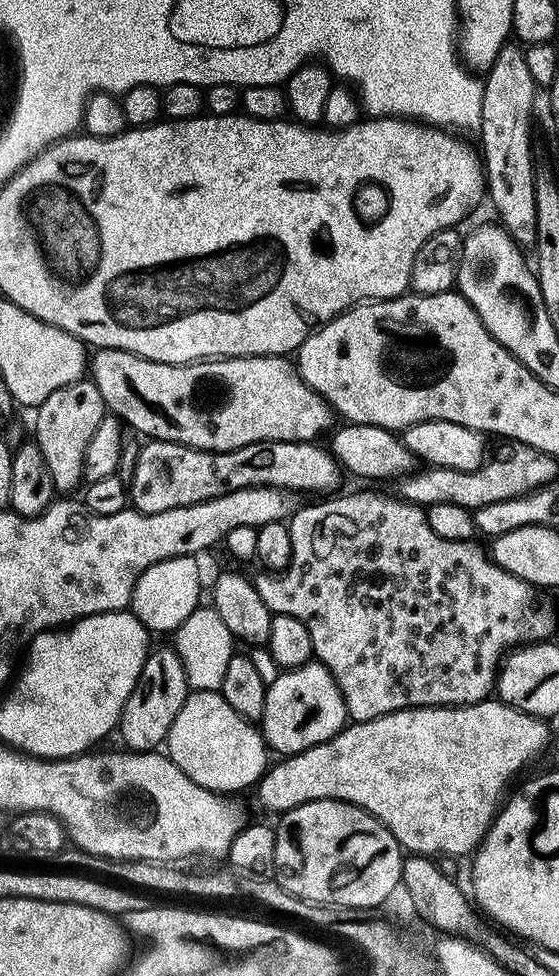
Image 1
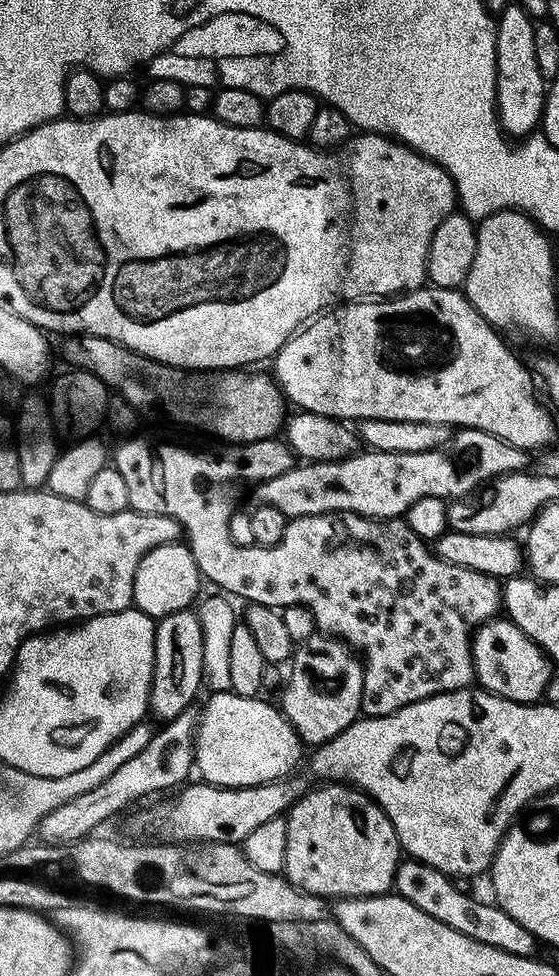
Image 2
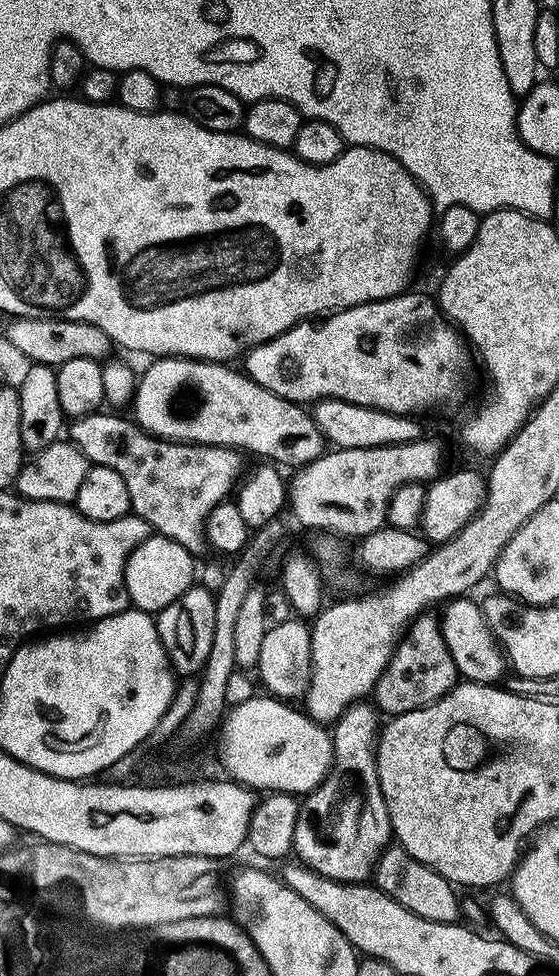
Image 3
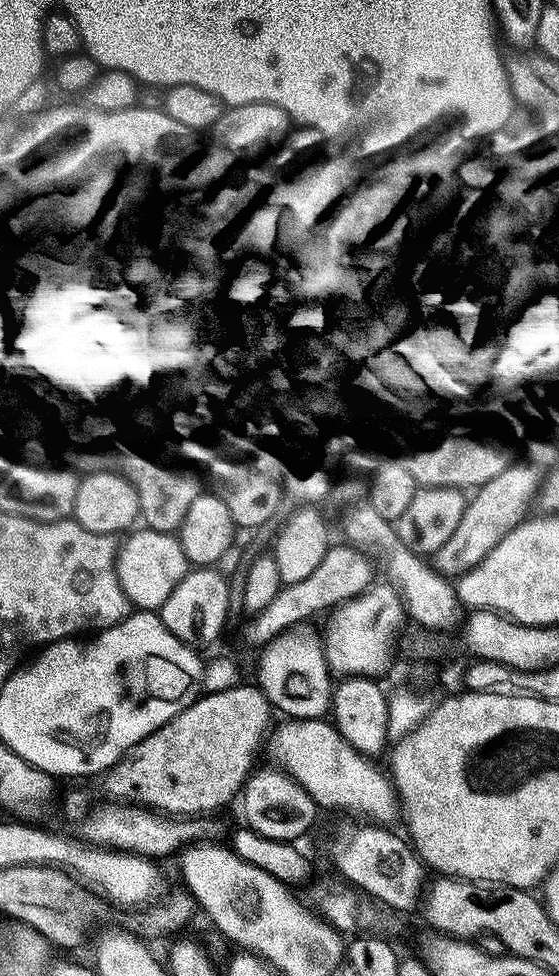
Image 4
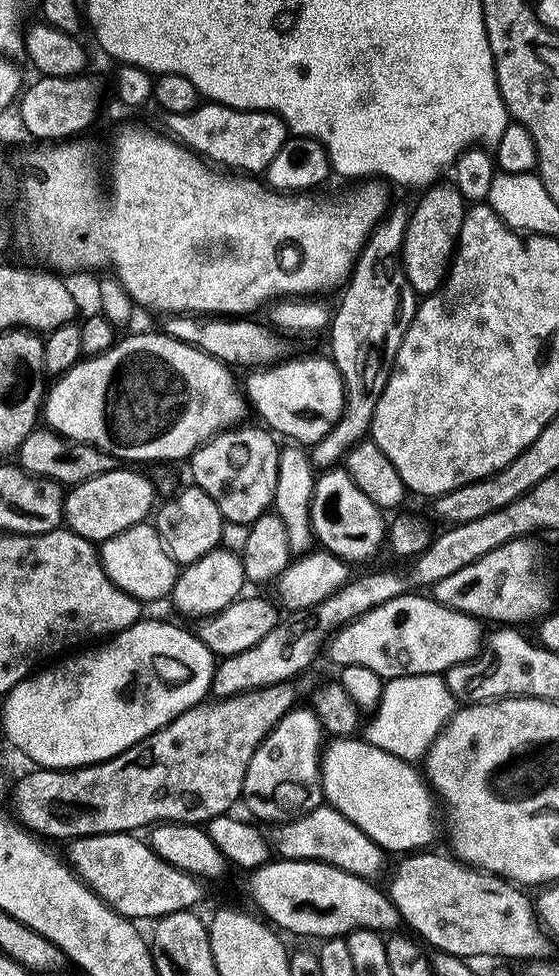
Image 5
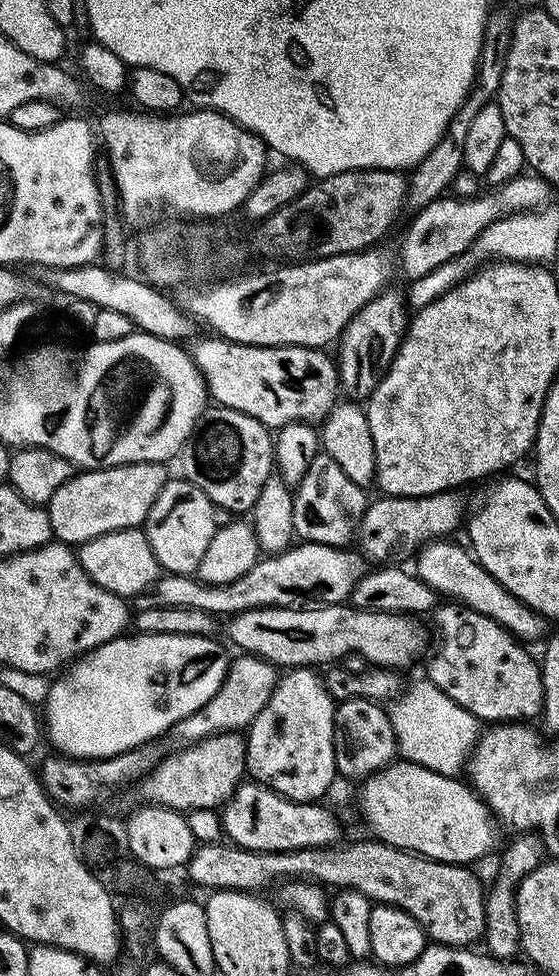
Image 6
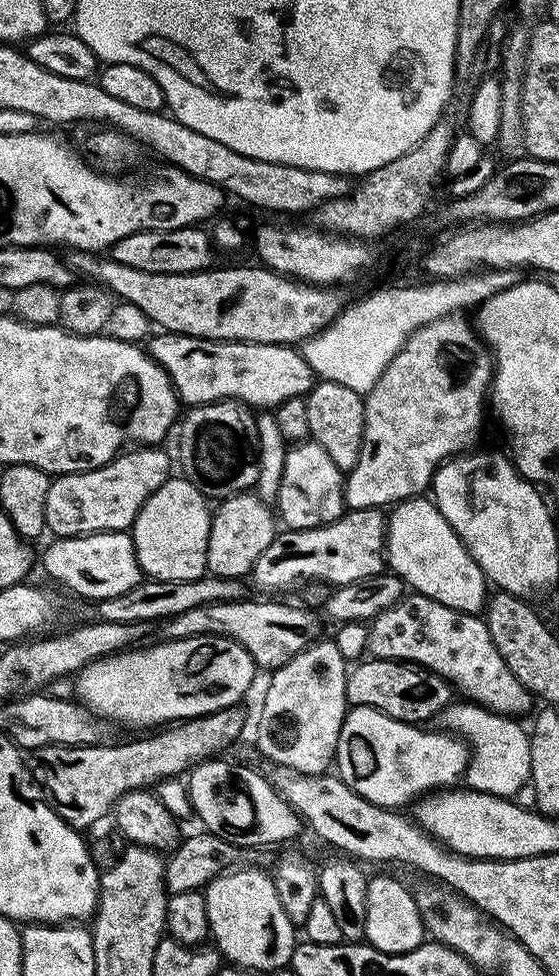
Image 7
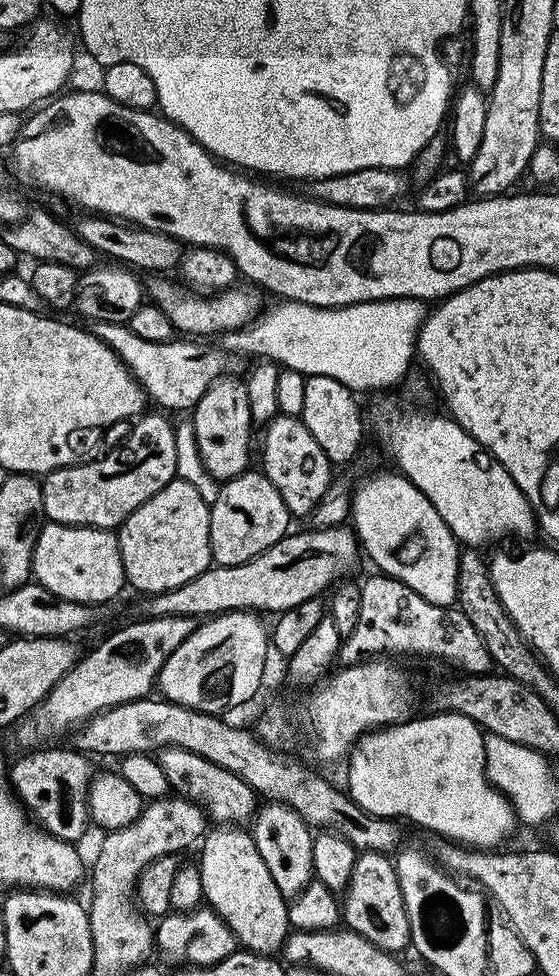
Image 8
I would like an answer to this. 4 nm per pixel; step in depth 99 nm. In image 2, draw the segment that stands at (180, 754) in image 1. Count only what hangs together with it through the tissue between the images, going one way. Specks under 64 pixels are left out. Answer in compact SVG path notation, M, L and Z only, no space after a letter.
M213 692L208 696L209 700L205 702L204 709L199 709L198 723L196 725L196 762L194 765L197 773L201 772L203 779L209 784L216 784L220 788L245 788L246 786L254 786L255 784L265 784L271 780L282 780L285 776L293 771L292 768L300 760L300 748L302 749L302 741L292 728L292 724L285 718L283 711L275 703L267 704L266 701L260 700L259 695L242 696L238 692Z

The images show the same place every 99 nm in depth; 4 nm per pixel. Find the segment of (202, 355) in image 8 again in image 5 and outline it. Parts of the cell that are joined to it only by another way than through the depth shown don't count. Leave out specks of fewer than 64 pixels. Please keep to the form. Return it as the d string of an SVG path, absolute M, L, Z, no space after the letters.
M327 355L324 356L304 356L301 360L284 360L281 364L273 363L271 366L260 366L242 380L242 391L250 405L253 413L257 412L261 416L263 423L267 425L273 433L281 437L289 436L289 441L300 446L311 446L316 444L340 420L344 413L344 383L342 374L337 370L336 363Z

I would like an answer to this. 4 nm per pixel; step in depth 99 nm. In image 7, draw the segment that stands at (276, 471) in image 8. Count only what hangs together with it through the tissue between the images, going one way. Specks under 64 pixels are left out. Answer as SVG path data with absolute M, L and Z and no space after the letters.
M296 442L286 454L286 470L282 470L282 486L278 490L275 505L283 527L288 530L306 530L326 526L343 516L346 511L344 502L345 473L334 466L334 458L322 450L315 442Z

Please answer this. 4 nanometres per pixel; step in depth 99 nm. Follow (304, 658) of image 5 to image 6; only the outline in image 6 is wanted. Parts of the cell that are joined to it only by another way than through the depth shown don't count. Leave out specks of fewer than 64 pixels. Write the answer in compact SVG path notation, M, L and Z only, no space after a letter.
M240 654L237 657L232 665L227 665L224 681L218 686L214 698L210 698L206 706L194 710L194 714L176 723L174 735L180 742L195 742L205 740L207 736L217 736L220 732L240 732L247 729L254 718L258 718L262 706L270 702L270 694L274 694L278 679L276 665L260 656Z

